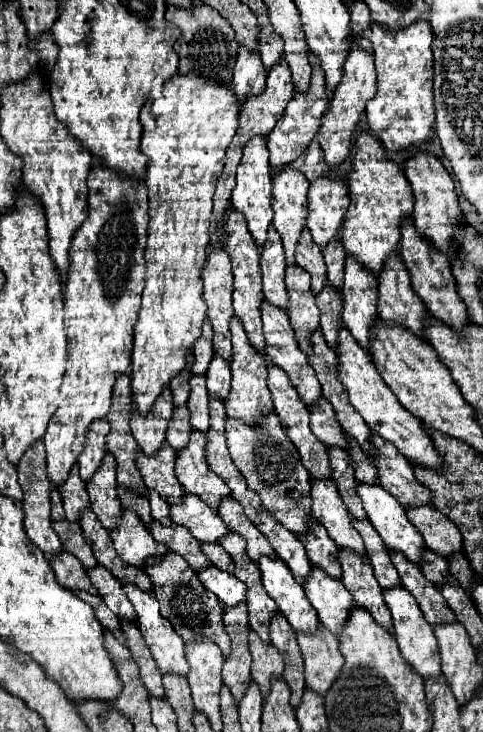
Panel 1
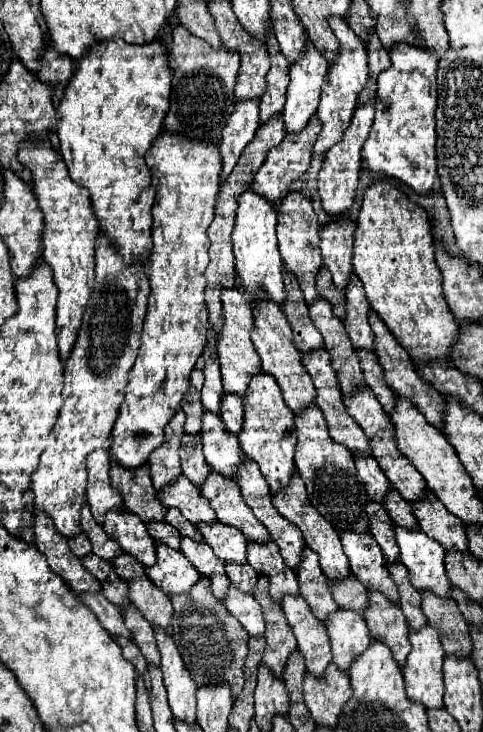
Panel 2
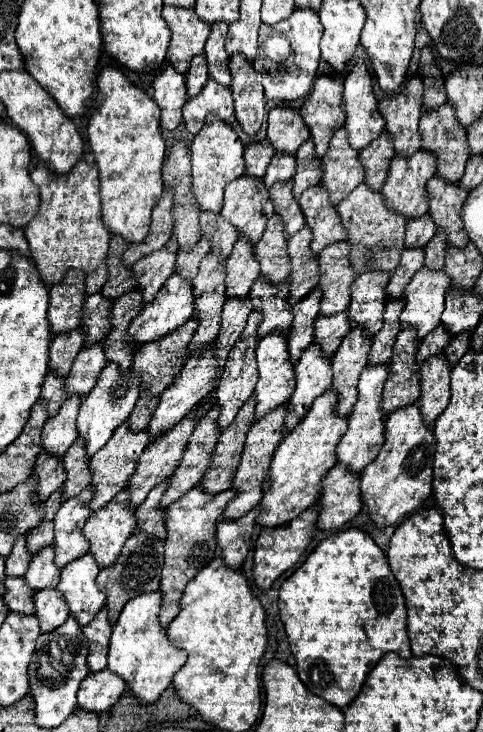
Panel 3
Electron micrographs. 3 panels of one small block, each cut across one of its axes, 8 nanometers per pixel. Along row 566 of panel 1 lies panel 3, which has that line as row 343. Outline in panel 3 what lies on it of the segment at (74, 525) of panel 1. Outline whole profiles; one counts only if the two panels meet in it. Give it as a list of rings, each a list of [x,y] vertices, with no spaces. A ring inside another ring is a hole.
[[[102,292],[92,294],[86,300],[82,326],[88,332],[88,338],[86,338],[88,342],[84,346],[90,346],[106,336],[106,332],[110,330],[110,314],[112,314],[112,300],[104,298]]]

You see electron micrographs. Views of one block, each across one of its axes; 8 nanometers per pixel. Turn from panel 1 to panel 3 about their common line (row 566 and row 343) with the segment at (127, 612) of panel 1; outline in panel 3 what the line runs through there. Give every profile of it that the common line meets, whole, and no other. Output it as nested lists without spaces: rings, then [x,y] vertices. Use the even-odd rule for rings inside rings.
[[[104,340],[94,342],[88,348],[82,348],[74,360],[70,374],[66,376],[66,390],[68,396],[86,396],[98,382],[100,372],[108,364],[104,356]]]

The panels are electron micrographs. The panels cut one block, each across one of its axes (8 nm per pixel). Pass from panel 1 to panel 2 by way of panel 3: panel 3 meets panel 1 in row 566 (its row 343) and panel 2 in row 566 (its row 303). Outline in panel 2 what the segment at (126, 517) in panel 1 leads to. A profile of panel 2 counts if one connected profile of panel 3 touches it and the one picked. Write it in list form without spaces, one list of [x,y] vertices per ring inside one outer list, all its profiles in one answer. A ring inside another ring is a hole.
[[[156,544],[158,562],[146,568],[146,576],[164,594],[186,594],[200,580],[200,572],[184,558],[182,552],[170,550],[166,544]]]

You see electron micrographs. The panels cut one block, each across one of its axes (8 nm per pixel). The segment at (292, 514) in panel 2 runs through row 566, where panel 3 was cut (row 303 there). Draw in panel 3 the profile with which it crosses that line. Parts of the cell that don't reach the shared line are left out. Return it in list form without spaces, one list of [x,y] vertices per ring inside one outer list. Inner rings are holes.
[[[338,242],[326,246],[318,254],[320,262],[320,288],[322,288],[322,302],[320,314],[336,314],[350,306],[350,286],[356,280],[356,272],[350,266],[350,242]]]

